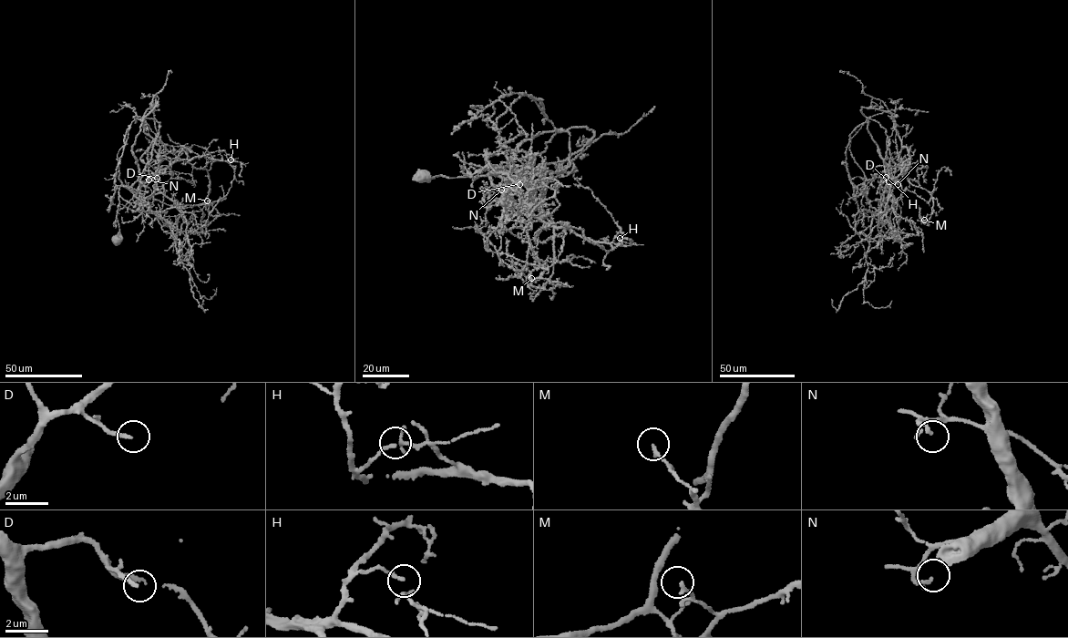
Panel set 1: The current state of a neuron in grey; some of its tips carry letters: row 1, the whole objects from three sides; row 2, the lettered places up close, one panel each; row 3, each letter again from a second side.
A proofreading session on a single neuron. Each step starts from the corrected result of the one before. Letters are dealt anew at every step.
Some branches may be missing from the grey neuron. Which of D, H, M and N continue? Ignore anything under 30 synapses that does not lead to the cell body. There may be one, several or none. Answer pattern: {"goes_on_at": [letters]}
{"goes_on_at": ["D"]}

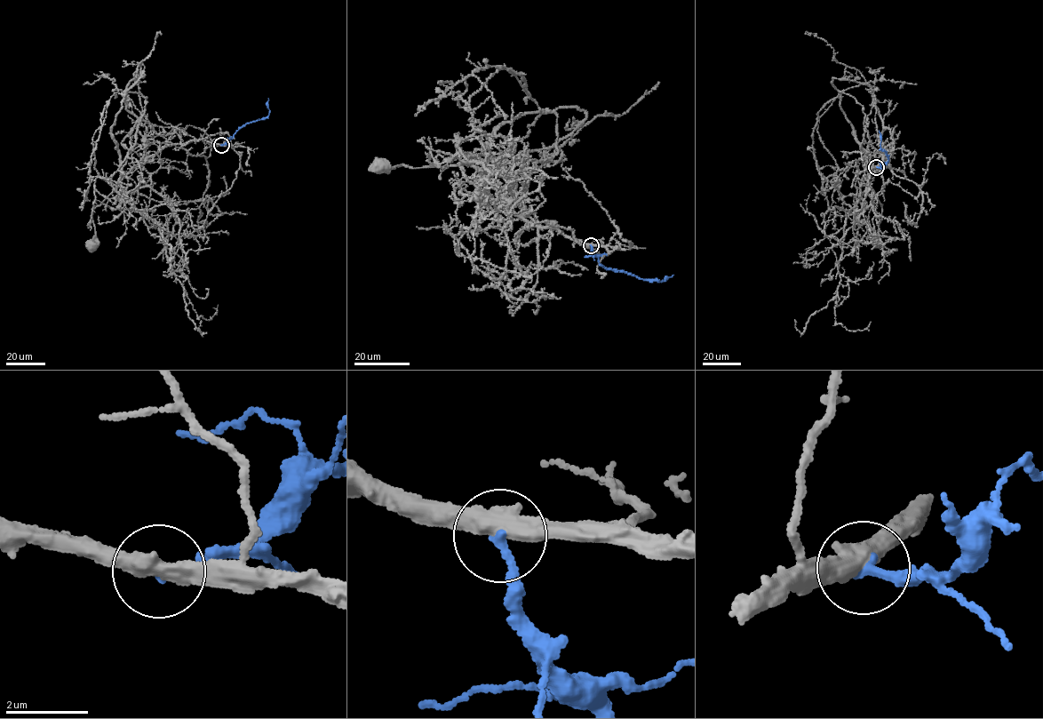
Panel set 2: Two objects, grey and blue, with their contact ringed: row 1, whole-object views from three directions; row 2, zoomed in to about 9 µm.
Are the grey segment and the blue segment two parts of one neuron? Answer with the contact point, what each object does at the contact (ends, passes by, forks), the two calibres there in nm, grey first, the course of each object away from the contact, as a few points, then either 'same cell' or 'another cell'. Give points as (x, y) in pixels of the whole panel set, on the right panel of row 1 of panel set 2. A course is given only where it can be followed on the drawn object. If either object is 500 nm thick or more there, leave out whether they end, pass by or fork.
place (876, 167); grey passes by; blue ends; calibres 480 and 240 nm; course grey (876, 167), (883, 158), (890, 159), (868, 179), (869, 187), (881, 204), (876, 242); course blue (876, 167), (886, 164), (888, 159), (885, 151), (880, 149), (879, 130); another cell

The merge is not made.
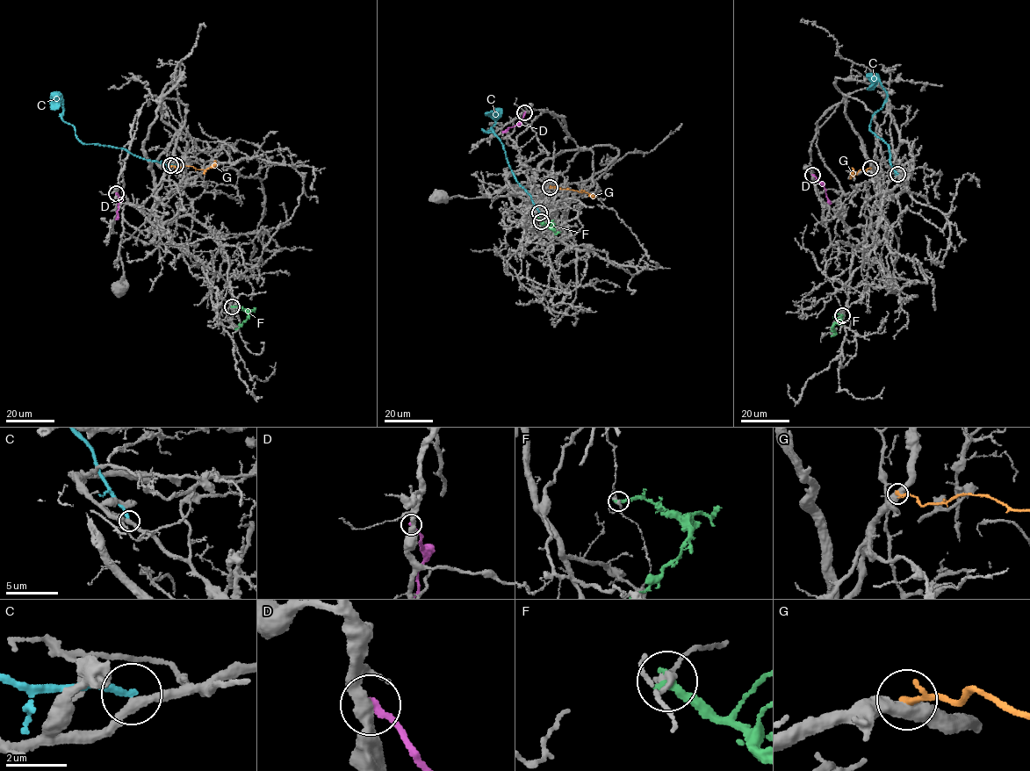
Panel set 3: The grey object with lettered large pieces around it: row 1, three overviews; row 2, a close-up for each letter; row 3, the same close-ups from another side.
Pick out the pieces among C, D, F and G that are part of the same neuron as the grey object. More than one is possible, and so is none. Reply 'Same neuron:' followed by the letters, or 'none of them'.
Same neuron: none of them

